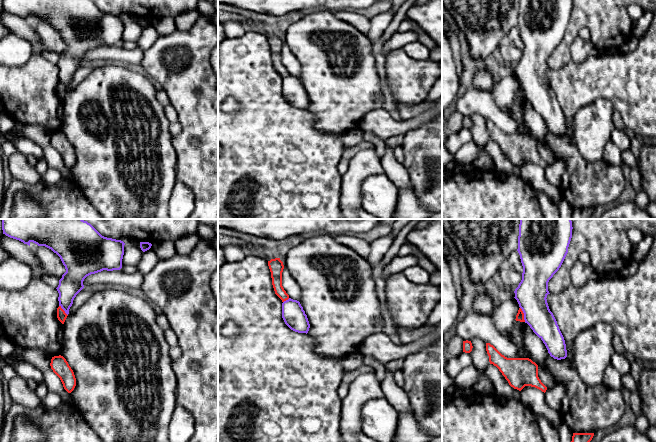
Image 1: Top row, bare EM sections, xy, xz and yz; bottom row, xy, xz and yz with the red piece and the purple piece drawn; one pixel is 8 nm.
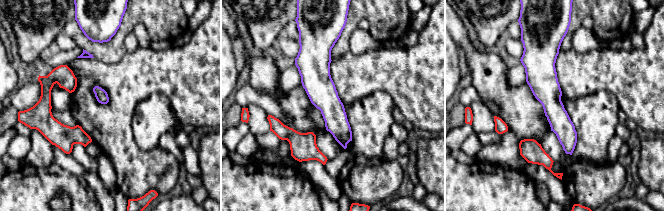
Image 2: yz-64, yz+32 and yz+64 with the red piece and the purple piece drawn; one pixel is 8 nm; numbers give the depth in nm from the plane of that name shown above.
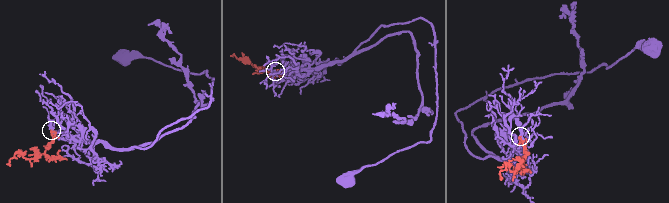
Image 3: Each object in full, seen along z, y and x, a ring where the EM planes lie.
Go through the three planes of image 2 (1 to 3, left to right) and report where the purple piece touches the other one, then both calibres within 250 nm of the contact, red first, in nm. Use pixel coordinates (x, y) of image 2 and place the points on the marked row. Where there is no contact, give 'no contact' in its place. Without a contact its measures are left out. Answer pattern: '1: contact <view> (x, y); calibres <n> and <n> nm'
1: no contact
2: no contact
3: no contact

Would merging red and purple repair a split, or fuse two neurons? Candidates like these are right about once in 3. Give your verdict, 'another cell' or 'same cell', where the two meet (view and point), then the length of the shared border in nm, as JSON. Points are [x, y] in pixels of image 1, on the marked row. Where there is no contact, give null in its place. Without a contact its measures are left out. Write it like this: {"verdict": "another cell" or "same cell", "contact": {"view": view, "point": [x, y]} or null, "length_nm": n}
{"verdict": "another cell", "contact": {"view": "yz", "point": [523, 314]}, "length_nm": 130}

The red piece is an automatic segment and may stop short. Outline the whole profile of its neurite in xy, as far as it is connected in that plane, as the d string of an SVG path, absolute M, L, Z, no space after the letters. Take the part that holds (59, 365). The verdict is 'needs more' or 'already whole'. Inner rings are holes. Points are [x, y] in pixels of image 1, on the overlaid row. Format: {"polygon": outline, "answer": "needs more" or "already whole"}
{"polygon": "M61 355L54 356L51 359L50 366L53 372L60 378L64 389L71 393L76 386L76 378L66 359Z", "answer": "already whole"}

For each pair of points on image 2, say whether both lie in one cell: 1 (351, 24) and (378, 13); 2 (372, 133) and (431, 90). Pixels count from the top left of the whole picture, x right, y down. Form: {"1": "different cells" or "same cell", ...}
{"1": "same cell", "2": "different cells"}

